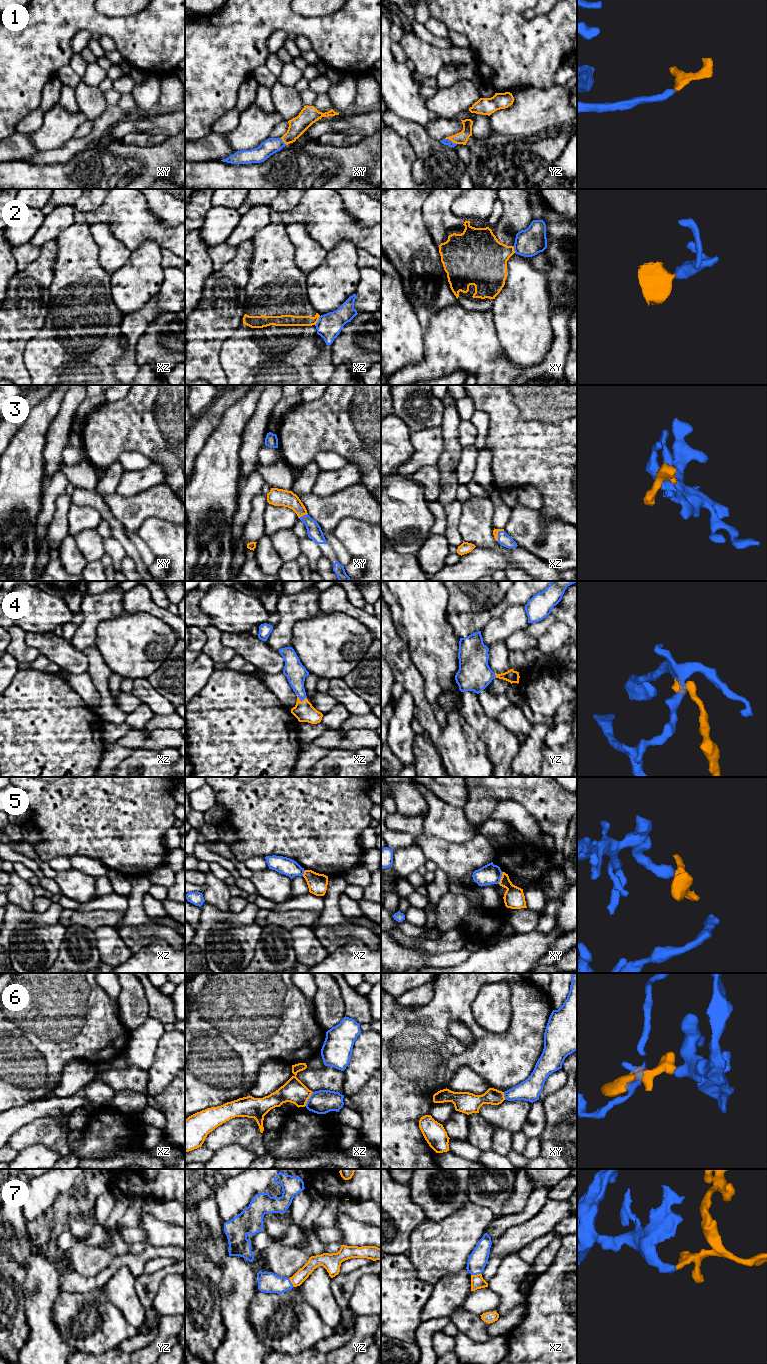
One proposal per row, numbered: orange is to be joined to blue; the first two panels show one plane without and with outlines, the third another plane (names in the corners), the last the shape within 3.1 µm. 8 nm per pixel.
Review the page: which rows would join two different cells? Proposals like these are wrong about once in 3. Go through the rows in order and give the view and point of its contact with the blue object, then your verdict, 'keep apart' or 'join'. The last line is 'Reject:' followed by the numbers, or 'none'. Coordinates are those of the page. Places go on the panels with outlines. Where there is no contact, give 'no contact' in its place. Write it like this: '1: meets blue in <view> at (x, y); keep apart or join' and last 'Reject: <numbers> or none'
1: meets blue in yz at (451, 141); join
2: meets blue in xz at (318, 321); keep apart
3: meets blue in xz at (498, 534); join
4: meets blue in xz at (300, 700); join
5: meets blue in xy at (500, 878); keep apart
6: meets blue in xz at (308, 1099); keep apart
7: meets blue in xz at (476, 1274); join
Reject: 2, 5, 6

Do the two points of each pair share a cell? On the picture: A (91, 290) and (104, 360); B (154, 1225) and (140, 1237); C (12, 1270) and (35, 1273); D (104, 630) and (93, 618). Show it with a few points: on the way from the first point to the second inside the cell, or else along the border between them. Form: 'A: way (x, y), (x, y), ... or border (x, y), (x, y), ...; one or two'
A: way (91, 307), (93, 343); one
B: border (139, 1227), (145, 1233), (144, 1243); two
C: border (27, 1267), (23, 1284), (23, 1295); two
D: border (120, 615), (102, 620), (98, 624), (94, 646); two

